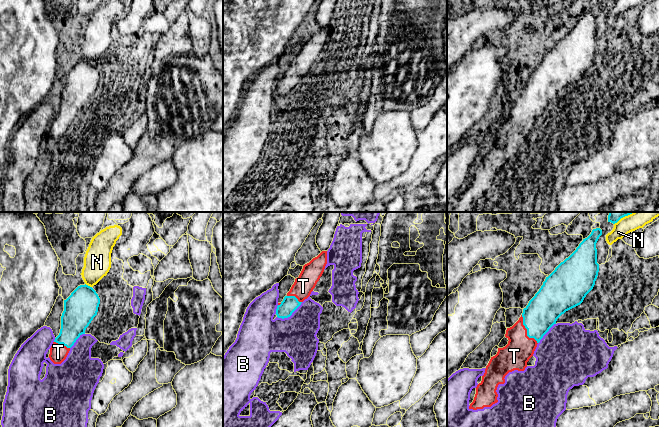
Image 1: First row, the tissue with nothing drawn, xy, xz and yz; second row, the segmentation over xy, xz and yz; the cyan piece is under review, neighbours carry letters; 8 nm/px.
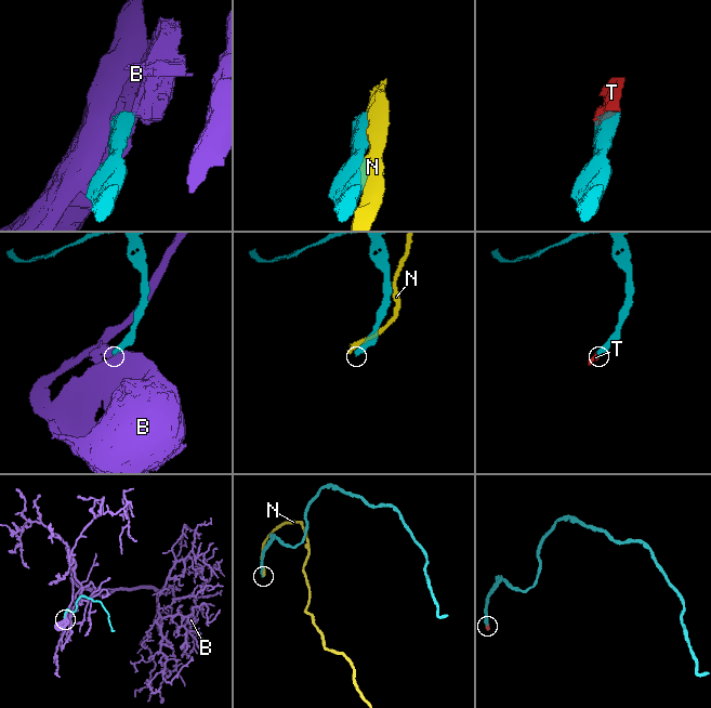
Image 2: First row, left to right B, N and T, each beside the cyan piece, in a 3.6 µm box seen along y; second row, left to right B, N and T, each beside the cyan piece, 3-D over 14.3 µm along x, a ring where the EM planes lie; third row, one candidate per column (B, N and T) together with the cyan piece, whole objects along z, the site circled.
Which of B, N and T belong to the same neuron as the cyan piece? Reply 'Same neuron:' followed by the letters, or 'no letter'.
Same neuron: T

